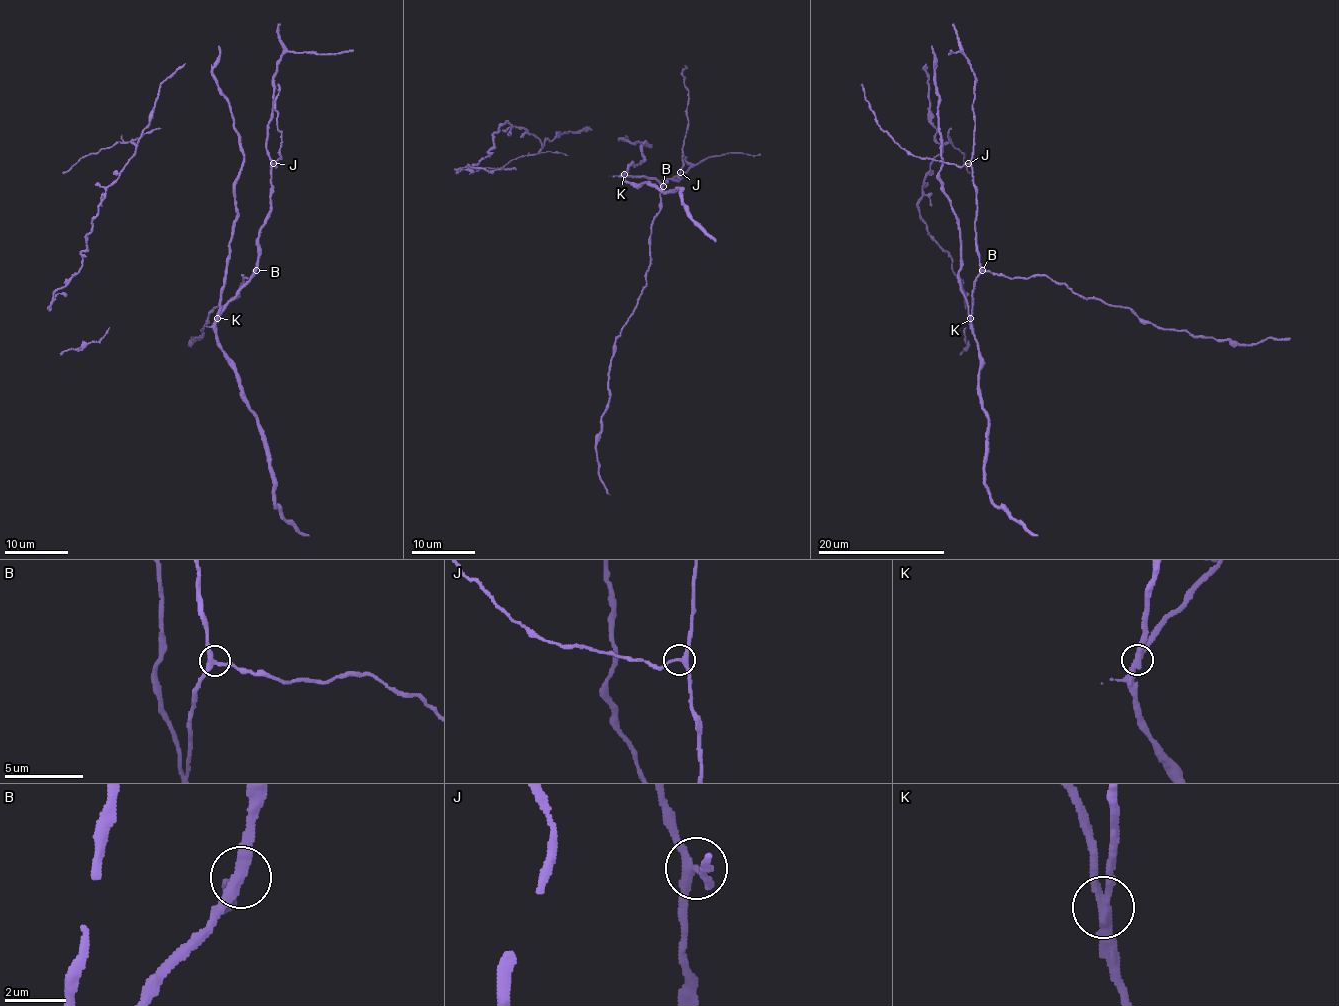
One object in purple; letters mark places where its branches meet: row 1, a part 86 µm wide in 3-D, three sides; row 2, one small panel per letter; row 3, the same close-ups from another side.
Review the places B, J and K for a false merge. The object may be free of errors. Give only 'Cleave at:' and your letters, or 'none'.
Cleave at: K

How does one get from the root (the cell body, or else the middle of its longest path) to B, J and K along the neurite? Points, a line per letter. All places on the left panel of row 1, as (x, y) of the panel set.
B: (238, 176), (235, 184), (237, 219), (229, 244), (226, 284), (218, 314), (256, 270)
J: (238, 176), (237, 219), (218, 314), (256, 268), (259, 228), (270, 209), (273, 163)
K: (238, 176), (235, 184), (237, 219), (229, 244), (226, 284), (216, 319)

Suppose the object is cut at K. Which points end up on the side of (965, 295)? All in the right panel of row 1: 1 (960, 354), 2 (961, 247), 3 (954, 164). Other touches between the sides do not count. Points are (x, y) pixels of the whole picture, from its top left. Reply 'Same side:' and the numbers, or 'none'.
Same side: 1, 2

